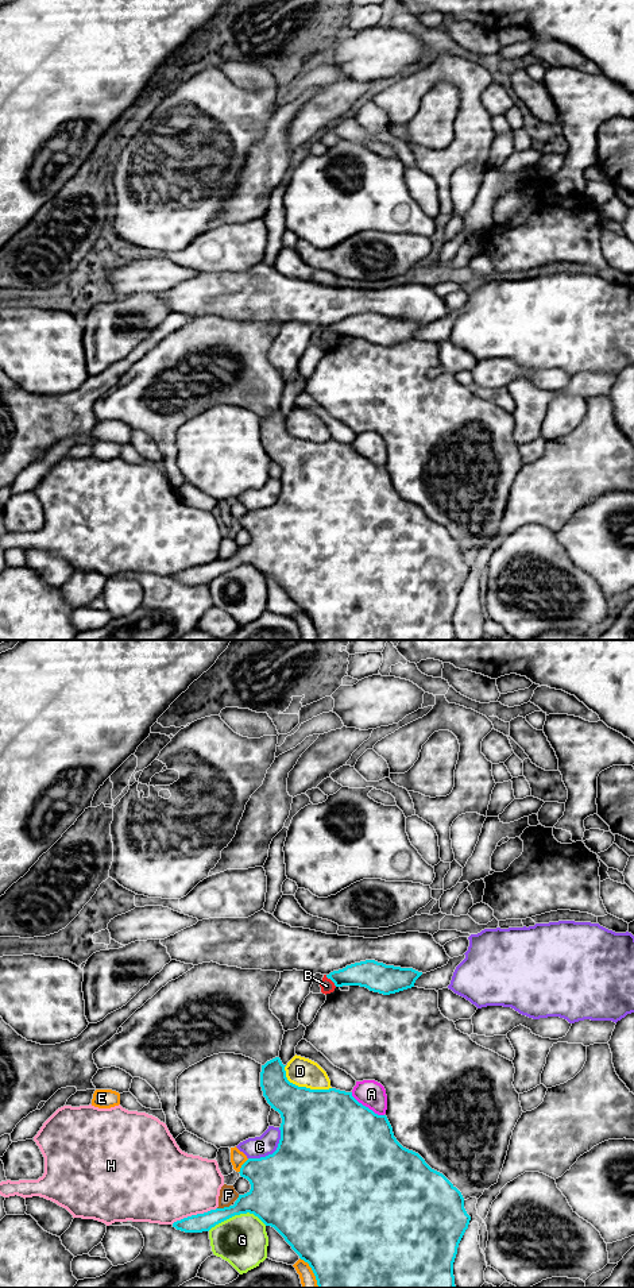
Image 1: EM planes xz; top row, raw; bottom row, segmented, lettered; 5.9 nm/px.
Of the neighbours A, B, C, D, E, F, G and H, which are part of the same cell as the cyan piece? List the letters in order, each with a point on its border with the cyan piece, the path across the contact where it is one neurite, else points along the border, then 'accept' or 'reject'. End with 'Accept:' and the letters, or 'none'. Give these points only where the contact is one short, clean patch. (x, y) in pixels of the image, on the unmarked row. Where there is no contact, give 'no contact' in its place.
A: xz (367, 459) | reject
B: xz (331, 331) | along xz (325, 327), (336, 338) | reject
C: xz (274, 504) | reject
D: xz (304, 439) | reject
E: xz (242, 517) | reject
F: xz (224, 559) | reject
G: xz (236, 566) | reject
H: xz (193, 567) | reject
Accept: none

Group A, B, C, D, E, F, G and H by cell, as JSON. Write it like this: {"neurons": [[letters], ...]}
{"neurons": [["A"], ["B"], ["C"], ["D"], ["E"], ["F"], ["G"], ["H"]]}

